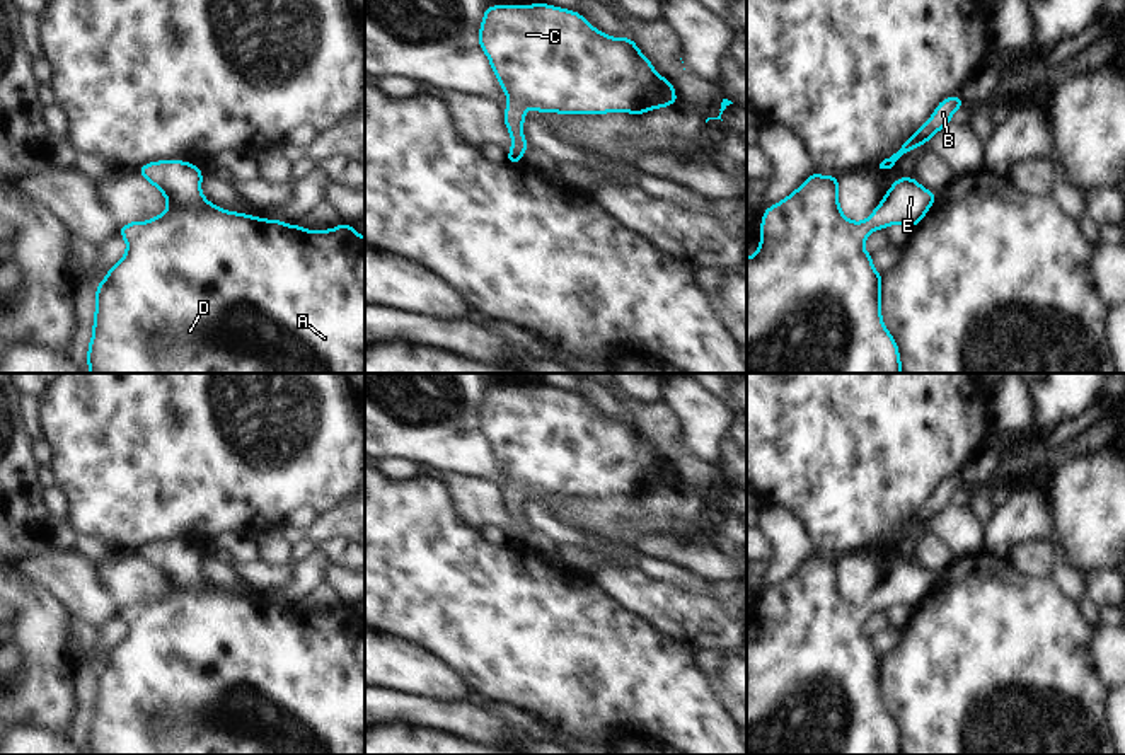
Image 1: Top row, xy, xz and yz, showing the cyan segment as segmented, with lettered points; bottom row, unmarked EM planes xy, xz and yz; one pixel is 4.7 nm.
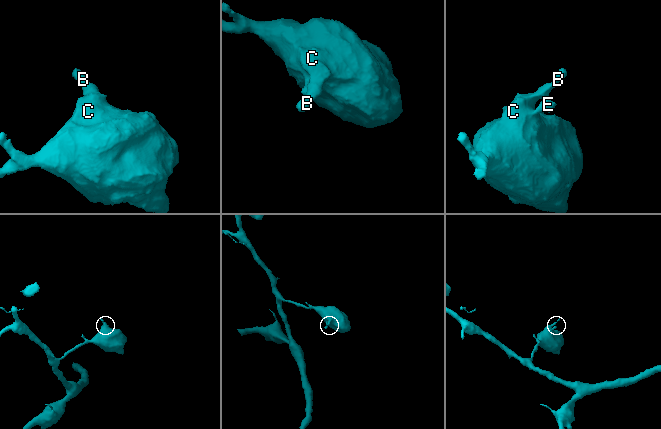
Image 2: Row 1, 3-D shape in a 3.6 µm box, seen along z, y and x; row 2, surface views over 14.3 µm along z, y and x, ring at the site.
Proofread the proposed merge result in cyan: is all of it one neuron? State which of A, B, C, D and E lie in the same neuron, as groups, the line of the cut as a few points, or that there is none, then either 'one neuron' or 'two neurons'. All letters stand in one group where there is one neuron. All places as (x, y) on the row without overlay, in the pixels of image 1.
A B C D E; no cut; one neuron

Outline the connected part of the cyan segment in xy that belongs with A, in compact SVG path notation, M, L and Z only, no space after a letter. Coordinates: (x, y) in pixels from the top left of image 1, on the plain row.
M155 542L140 547L138 556L165 578L167 590L147 603L131 602L118 610L126 624L126 634L95 670L92 719L87 731L89 755L365 755L365 619L353 607L339 605L314 614L278 600L227 593L205 579L205 556L186 542Z

